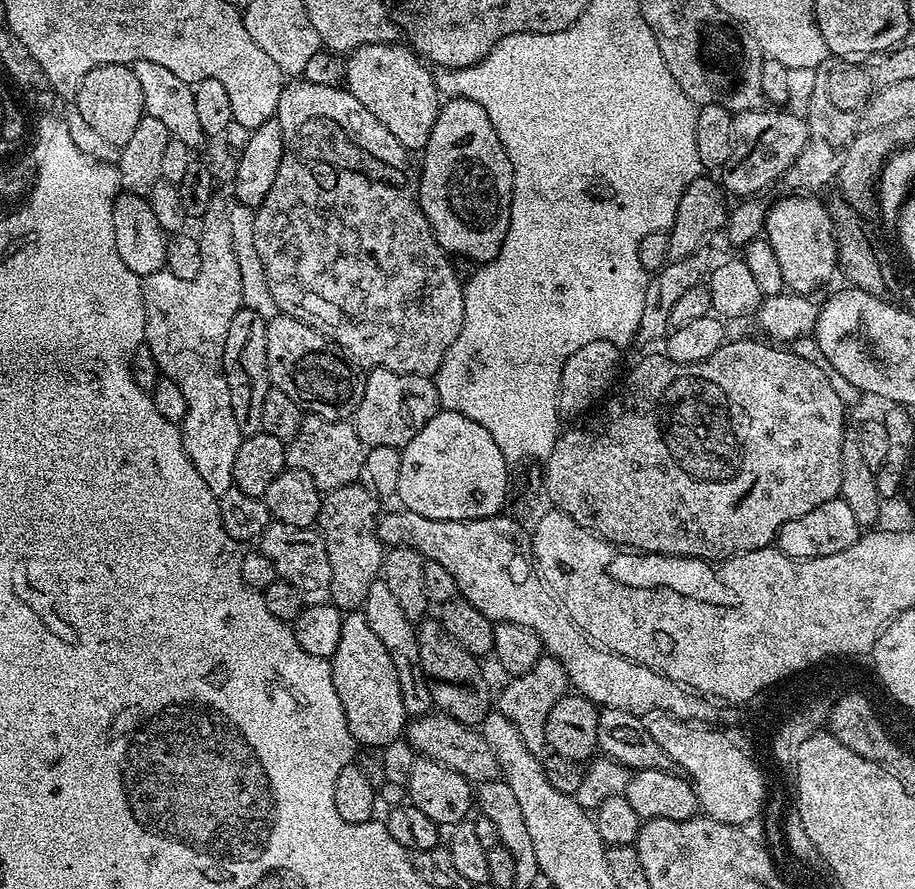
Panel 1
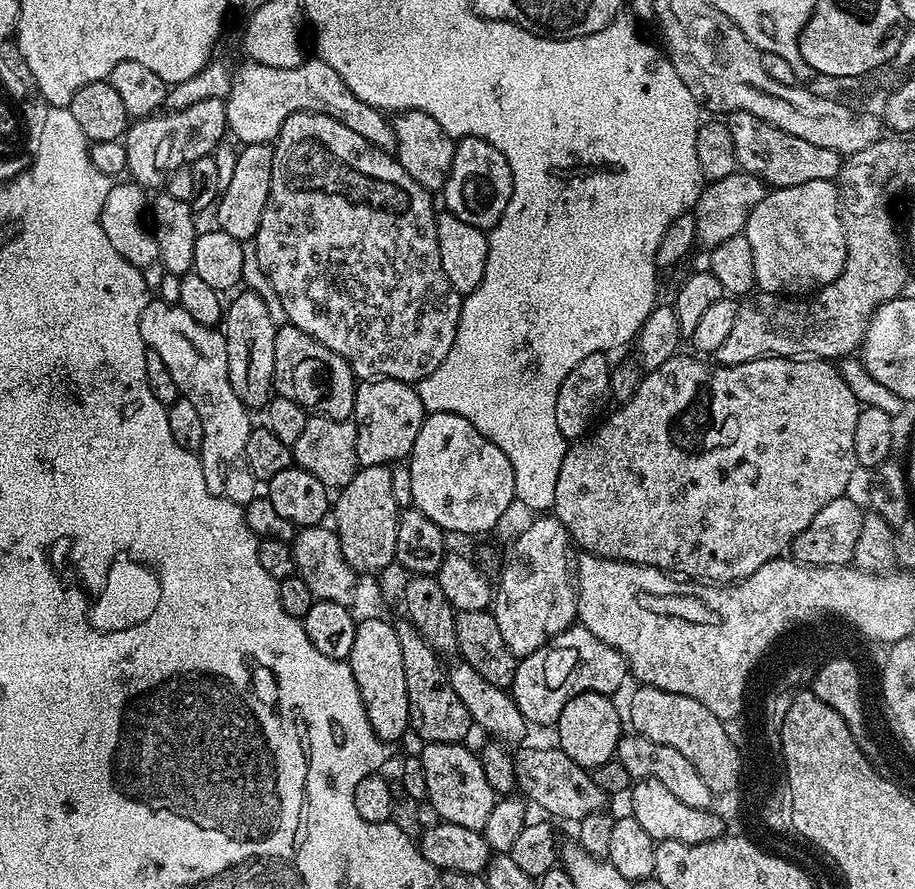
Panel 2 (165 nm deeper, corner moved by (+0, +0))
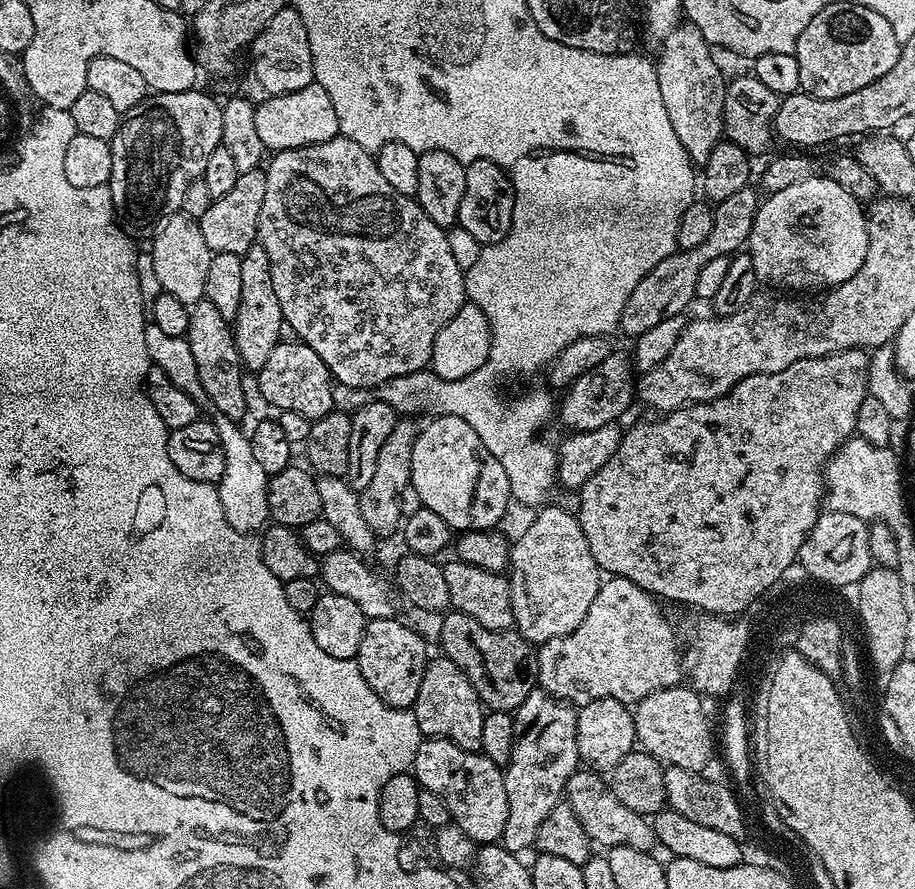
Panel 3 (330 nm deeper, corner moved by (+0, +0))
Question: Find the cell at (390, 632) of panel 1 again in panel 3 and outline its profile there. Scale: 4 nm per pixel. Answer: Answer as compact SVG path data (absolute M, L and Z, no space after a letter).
M440 654L429 659L426 670L422 674L422 686L418 686L418 698L412 705L411 712L416 716L421 737L449 740L462 750L480 751L482 746L482 722L486 709L481 704L470 678L454 666L448 657Z

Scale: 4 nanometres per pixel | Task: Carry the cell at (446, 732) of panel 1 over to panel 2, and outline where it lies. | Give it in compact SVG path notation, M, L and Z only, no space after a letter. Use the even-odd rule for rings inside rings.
M559 746L524 748L515 753L516 786L529 801L549 812L549 817L579 822L605 807L606 794L596 785L589 769L578 766ZM524 792L525 793L524 793ZM528 796L529 797L528 797ZM552 815L552 816L551 816Z

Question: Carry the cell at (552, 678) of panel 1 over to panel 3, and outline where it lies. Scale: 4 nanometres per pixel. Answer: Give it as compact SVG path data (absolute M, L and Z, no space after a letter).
M608 576L601 583L586 618L570 634L562 638L550 638L539 645L536 653L536 683L549 692L555 700L565 701L573 706L589 704L598 698L614 698L632 706L637 700L646 698L663 688L672 688L682 680L682 666L676 661L675 645L666 623L665 609L657 597L642 586L634 586L621 576Z

